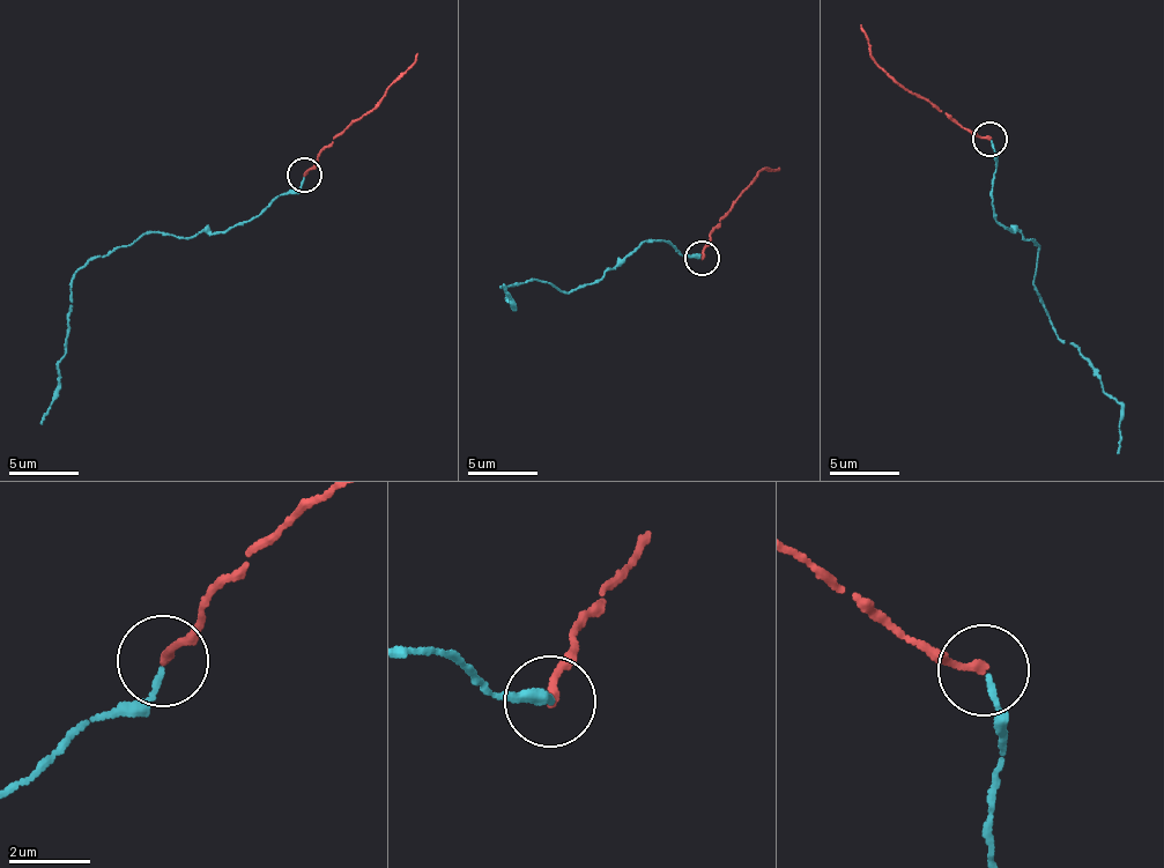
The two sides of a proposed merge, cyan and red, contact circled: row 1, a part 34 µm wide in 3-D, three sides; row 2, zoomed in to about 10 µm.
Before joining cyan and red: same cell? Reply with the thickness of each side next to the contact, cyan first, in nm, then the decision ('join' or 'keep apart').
calibres 120 and 200 nm; join

